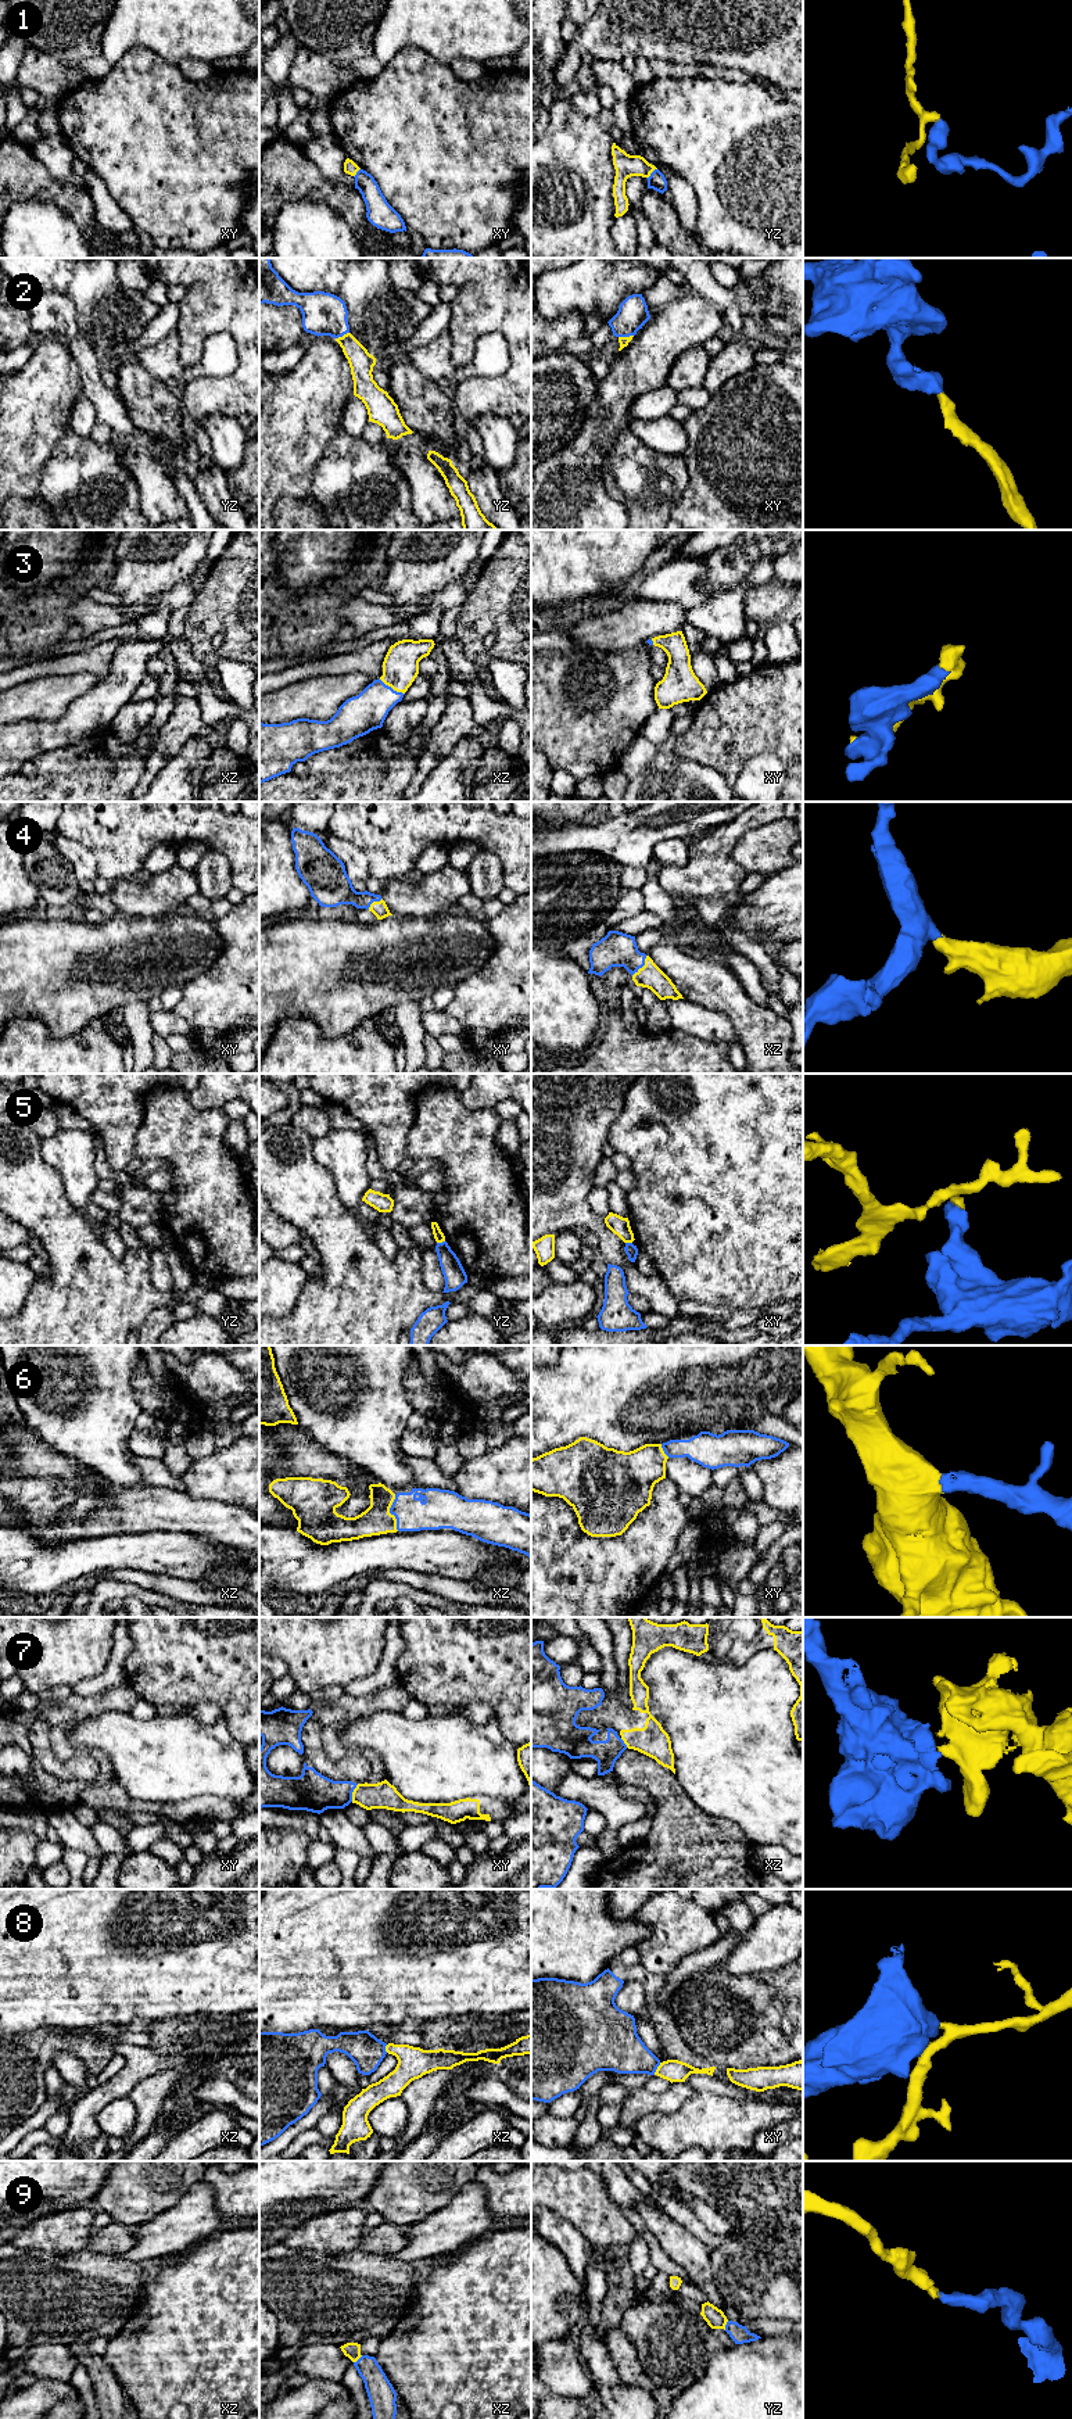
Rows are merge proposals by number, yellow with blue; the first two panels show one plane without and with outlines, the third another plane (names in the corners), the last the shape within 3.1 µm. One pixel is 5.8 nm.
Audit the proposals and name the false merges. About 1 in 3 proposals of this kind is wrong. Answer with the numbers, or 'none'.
1, 5, 7, 8

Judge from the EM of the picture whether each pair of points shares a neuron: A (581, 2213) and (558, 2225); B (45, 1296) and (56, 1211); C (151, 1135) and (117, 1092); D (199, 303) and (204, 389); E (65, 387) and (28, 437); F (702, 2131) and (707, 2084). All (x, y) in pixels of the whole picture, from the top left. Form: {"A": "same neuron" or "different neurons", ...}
{"A": "different neurons", "B": "same neuron", "C": "different neurons", "D": "same neuron", "E": "same neuron", "F": "different neurons"}

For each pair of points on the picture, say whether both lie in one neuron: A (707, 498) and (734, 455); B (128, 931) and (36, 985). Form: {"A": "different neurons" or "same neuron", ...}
{"A": "same neuron", "B": "same neuron"}

